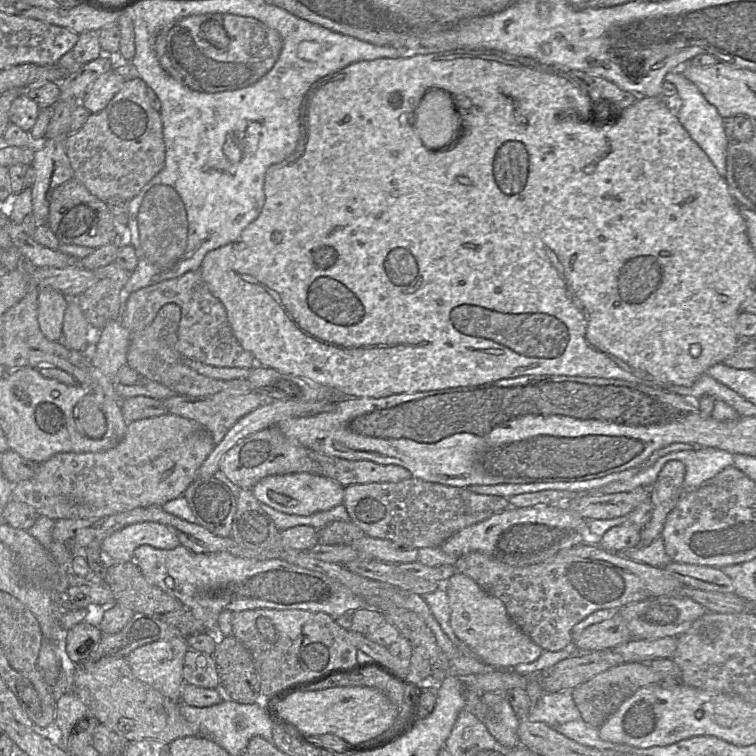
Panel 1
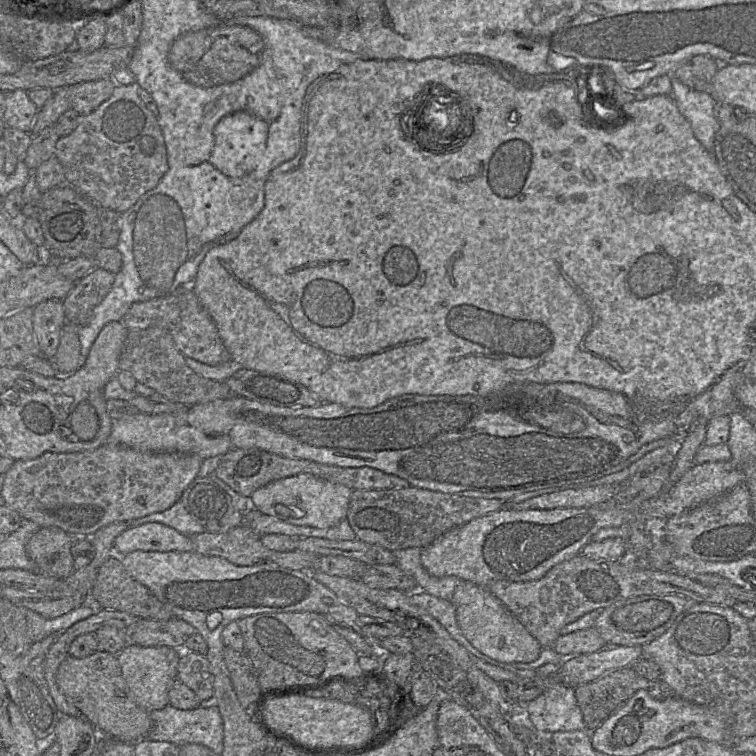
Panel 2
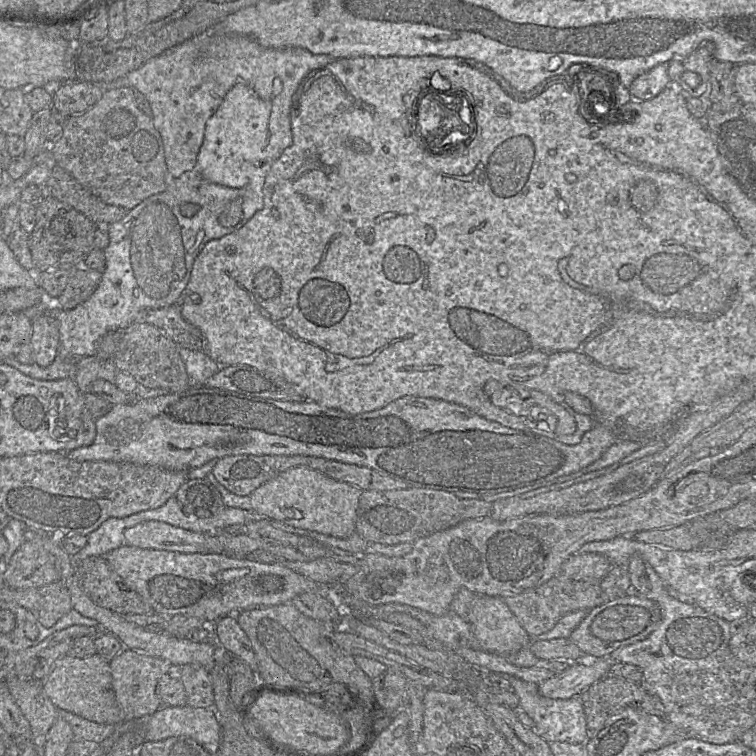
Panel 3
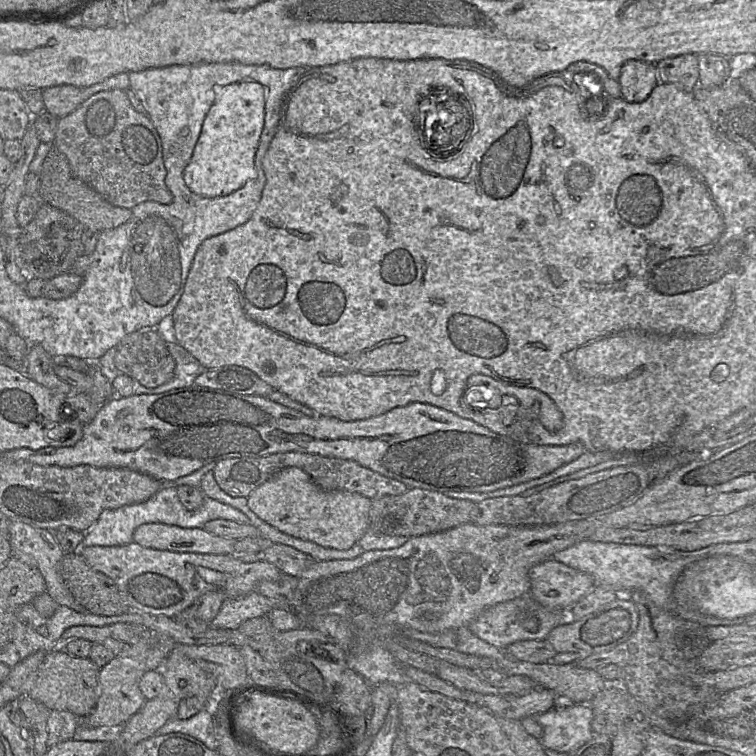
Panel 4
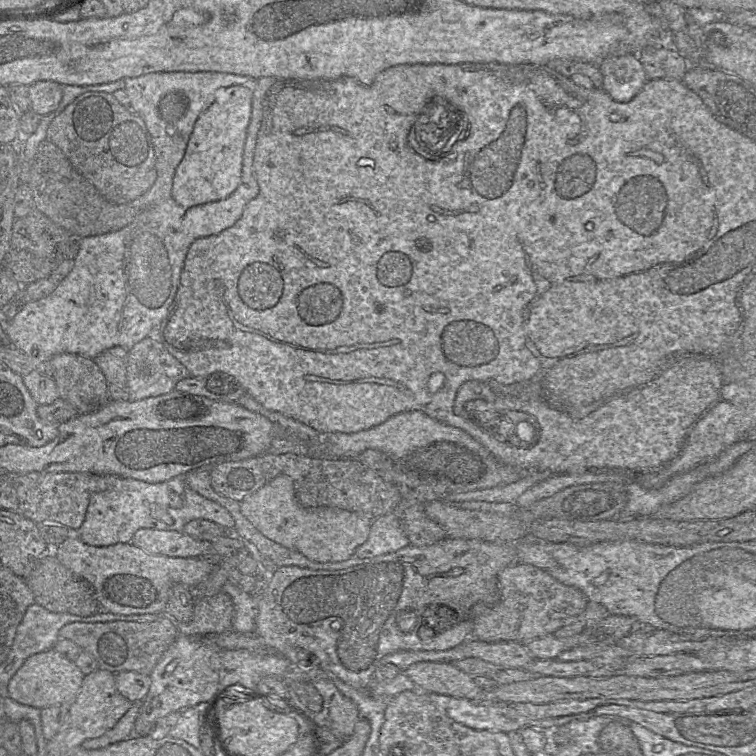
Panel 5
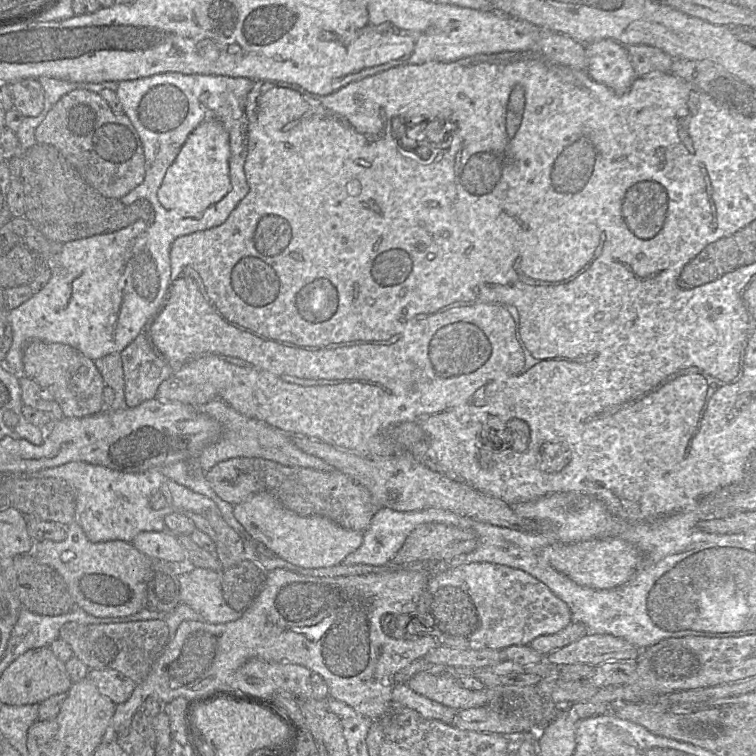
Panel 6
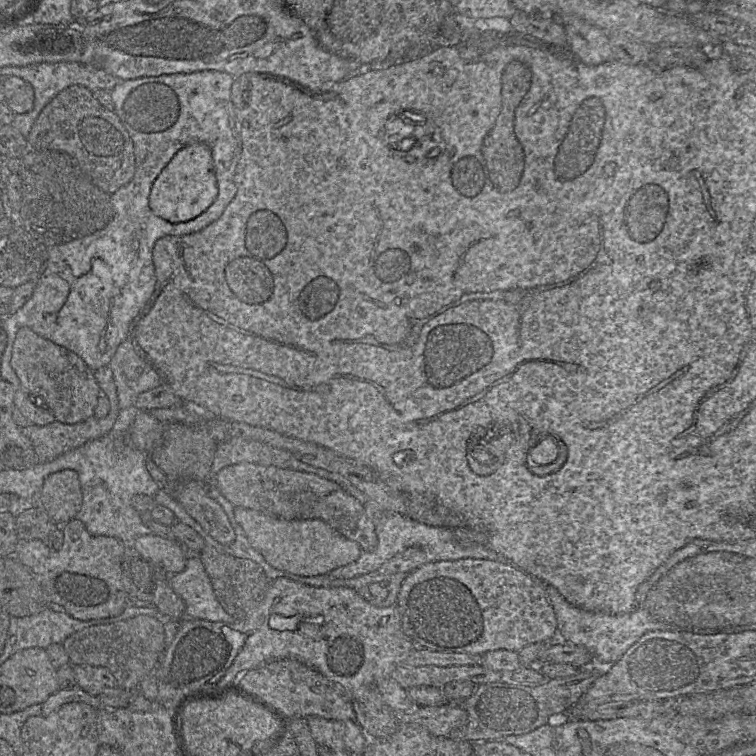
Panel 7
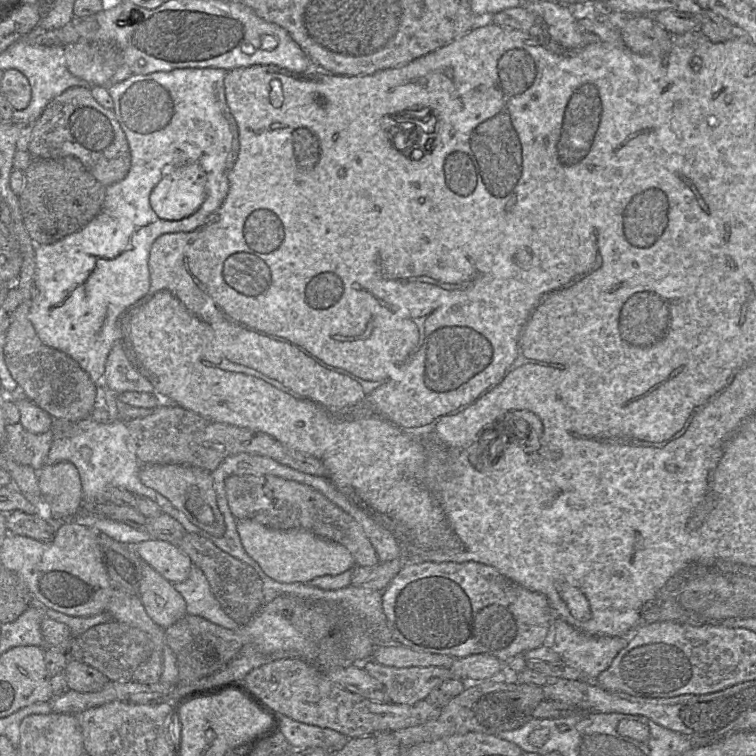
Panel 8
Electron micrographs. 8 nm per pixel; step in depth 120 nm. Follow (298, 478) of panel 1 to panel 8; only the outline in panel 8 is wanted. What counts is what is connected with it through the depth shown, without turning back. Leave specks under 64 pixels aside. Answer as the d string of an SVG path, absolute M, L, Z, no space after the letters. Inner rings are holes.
M247 519L237 520L237 529L247 553L278 582L307 583L318 576L337 575L355 566L354 558L345 546L307 530L276 530Z

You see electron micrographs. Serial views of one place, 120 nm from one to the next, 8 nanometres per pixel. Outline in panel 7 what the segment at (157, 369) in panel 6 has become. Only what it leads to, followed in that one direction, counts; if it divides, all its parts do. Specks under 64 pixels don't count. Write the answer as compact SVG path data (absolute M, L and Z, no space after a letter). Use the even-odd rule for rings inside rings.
M129 339L118 346L108 366L113 372L120 410L134 406L139 394L161 384L158 372L136 352Z

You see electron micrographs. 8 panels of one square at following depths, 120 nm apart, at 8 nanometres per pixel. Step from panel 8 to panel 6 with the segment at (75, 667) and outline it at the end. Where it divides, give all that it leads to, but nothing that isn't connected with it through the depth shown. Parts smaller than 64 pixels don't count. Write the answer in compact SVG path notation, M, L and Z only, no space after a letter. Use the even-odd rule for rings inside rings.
M90 669L87 677L95 683L102 695L116 705L126 702L137 686L133 680L113 669Z

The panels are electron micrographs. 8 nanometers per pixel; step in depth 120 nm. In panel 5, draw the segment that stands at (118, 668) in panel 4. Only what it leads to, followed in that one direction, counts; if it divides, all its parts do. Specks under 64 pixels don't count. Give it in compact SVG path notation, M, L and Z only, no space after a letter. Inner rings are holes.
M97 669L85 675L77 697L69 705L64 724L59 732L47 742L47 752L60 754L70 748L81 746L88 739L100 737L122 718L131 705L132 703L118 691L114 673Z

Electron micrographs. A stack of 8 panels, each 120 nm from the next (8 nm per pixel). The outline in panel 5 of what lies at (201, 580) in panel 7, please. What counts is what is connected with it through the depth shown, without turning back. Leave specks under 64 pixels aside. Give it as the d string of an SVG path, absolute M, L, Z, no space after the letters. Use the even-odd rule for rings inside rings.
M229 581L224 584L221 591L230 595L234 604L232 629L241 633L254 632L261 595L245 593Z

